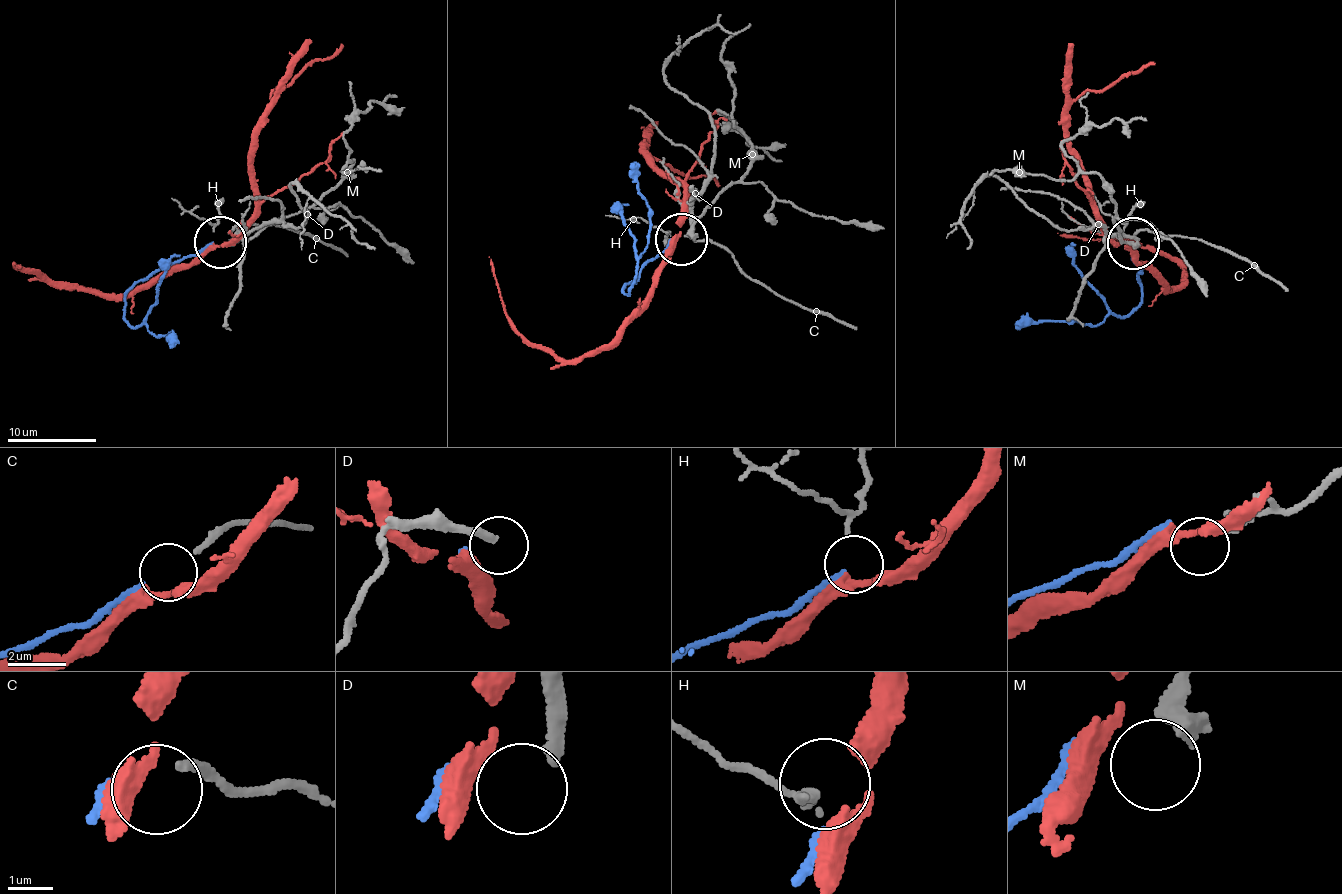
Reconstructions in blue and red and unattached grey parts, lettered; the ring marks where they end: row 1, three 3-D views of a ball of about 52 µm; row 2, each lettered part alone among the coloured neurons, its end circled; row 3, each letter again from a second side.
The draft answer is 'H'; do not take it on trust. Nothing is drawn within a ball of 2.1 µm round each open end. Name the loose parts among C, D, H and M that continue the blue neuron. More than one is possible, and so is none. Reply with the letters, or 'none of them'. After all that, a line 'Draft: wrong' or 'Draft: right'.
C
Draft: wrong

